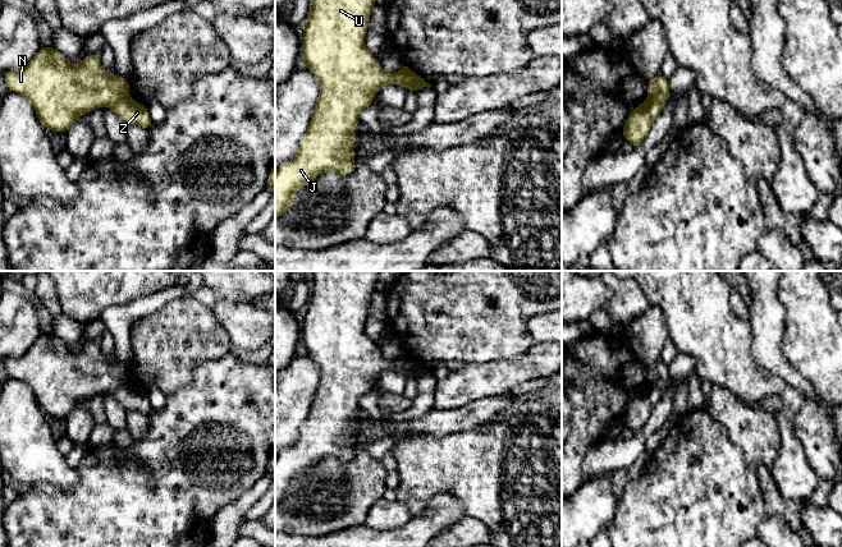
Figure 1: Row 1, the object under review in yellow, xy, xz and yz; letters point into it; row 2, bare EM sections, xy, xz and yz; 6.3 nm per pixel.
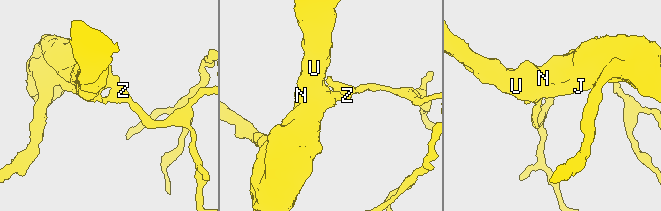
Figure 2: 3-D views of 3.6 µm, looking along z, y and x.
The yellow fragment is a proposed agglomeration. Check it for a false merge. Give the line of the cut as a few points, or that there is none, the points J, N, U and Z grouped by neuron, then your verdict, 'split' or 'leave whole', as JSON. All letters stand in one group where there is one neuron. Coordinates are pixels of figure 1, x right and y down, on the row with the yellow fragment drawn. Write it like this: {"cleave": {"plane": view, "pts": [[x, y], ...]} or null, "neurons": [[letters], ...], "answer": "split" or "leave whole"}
{"cleave": {"plane": "xz", "pts": [[399, 70], [410, 90]]}, "neurons": [["J", "N", "U"], ["Z"]], "answer": "split"}

